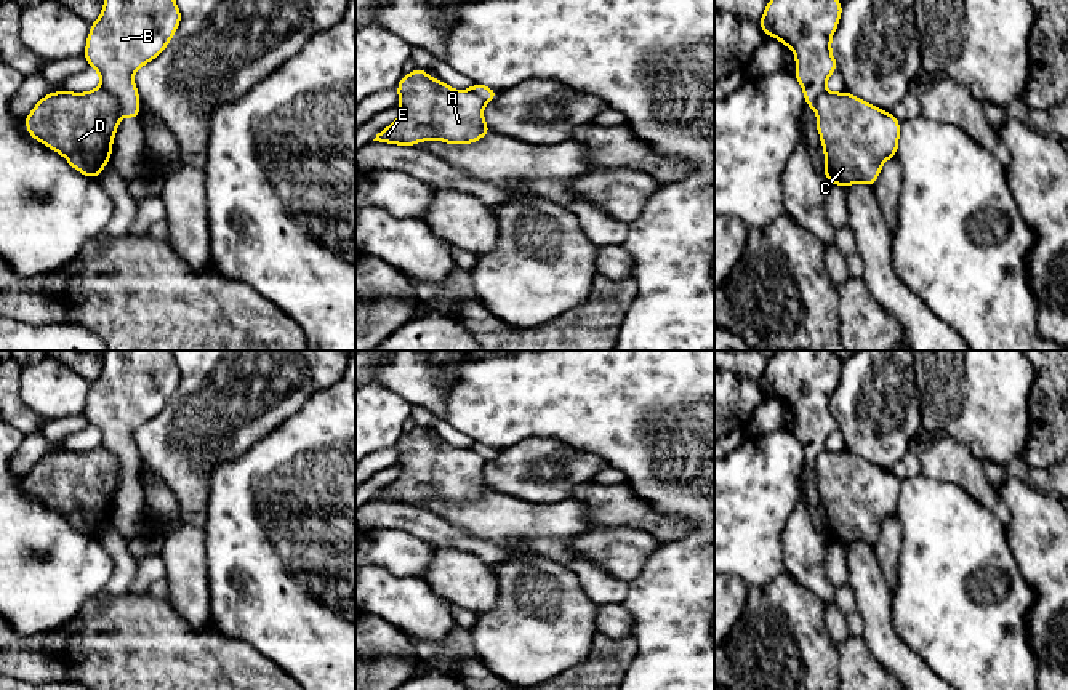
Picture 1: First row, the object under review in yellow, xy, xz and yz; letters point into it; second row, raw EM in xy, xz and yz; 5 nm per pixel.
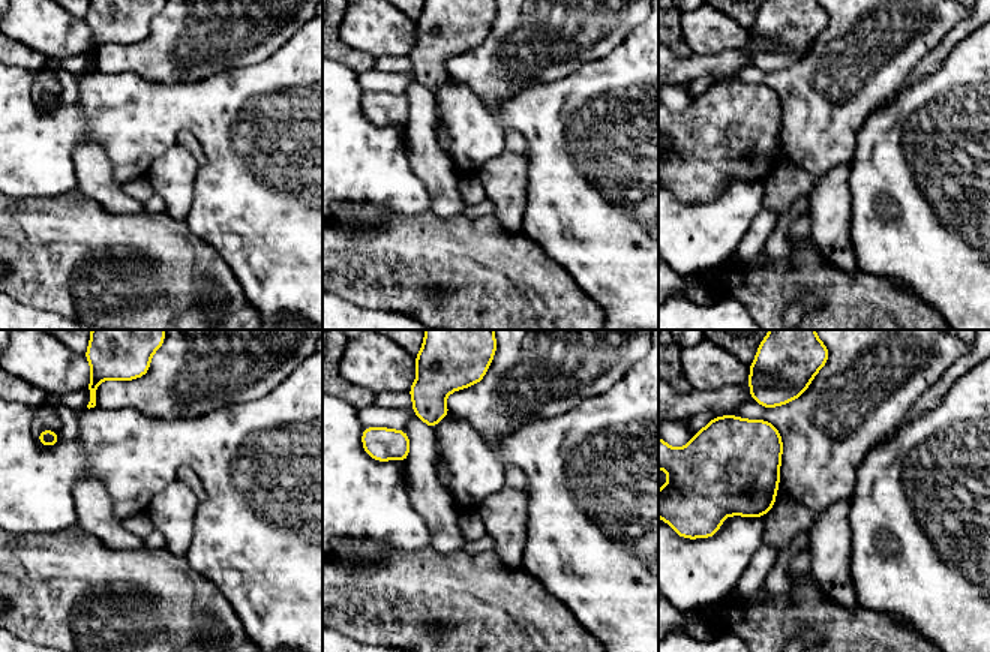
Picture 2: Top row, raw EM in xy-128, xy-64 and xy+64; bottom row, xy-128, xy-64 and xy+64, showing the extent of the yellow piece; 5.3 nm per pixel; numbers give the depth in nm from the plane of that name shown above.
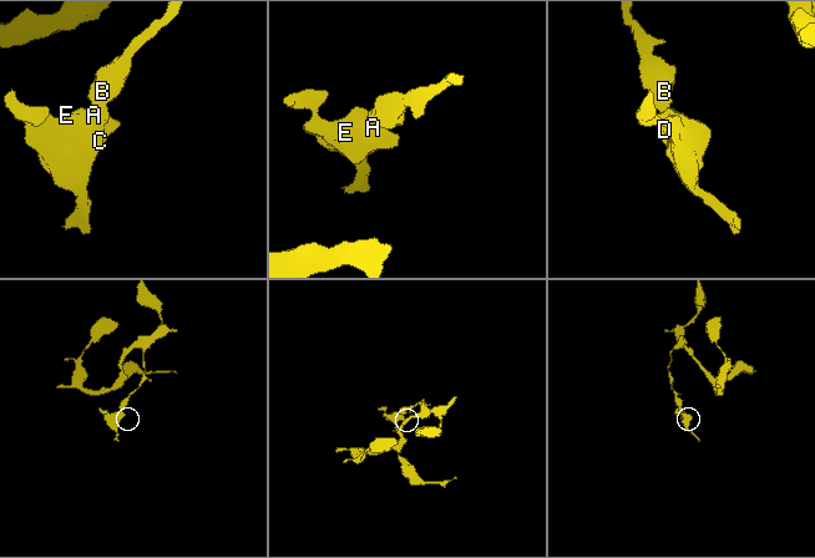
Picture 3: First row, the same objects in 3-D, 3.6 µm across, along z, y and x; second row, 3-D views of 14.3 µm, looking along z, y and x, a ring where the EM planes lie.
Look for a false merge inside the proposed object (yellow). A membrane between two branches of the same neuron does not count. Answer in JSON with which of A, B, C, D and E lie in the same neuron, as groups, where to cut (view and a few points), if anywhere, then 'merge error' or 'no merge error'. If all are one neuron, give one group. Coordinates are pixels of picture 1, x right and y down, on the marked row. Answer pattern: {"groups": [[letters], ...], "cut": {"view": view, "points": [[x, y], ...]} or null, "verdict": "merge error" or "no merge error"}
{"groups": [["A", "C", "D", "E"], ["B"]], "cut": {"view": "xy", "points": [[100, 87], [106, 88], [117, 100], [120, 112]]}, "verdict": "merge error"}

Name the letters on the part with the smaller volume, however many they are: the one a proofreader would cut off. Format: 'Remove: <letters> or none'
Remove: A, C, D, E

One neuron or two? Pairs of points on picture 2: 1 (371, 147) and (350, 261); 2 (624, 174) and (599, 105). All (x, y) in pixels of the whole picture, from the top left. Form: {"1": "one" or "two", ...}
{"1": "two", "2": "one"}

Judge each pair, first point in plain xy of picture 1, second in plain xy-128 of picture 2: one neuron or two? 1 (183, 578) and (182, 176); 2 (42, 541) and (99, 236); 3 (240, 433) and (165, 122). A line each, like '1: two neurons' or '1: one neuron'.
1: one neuron
2: two neurons
3: two neurons

